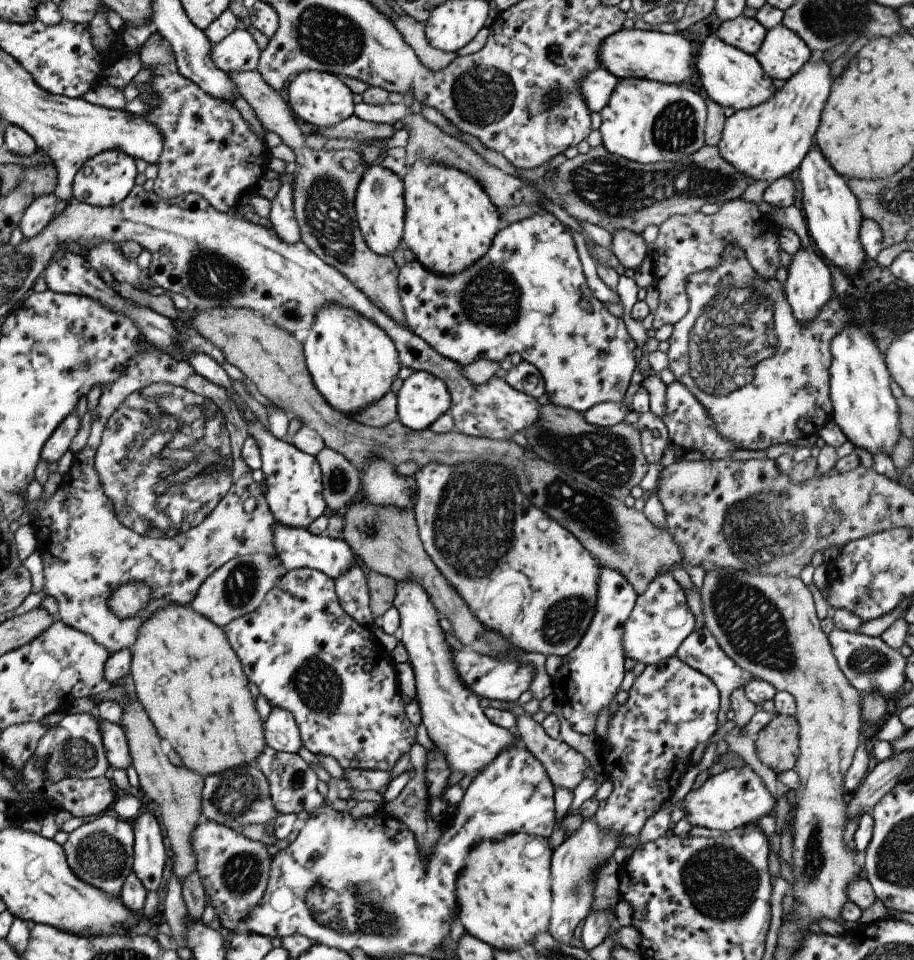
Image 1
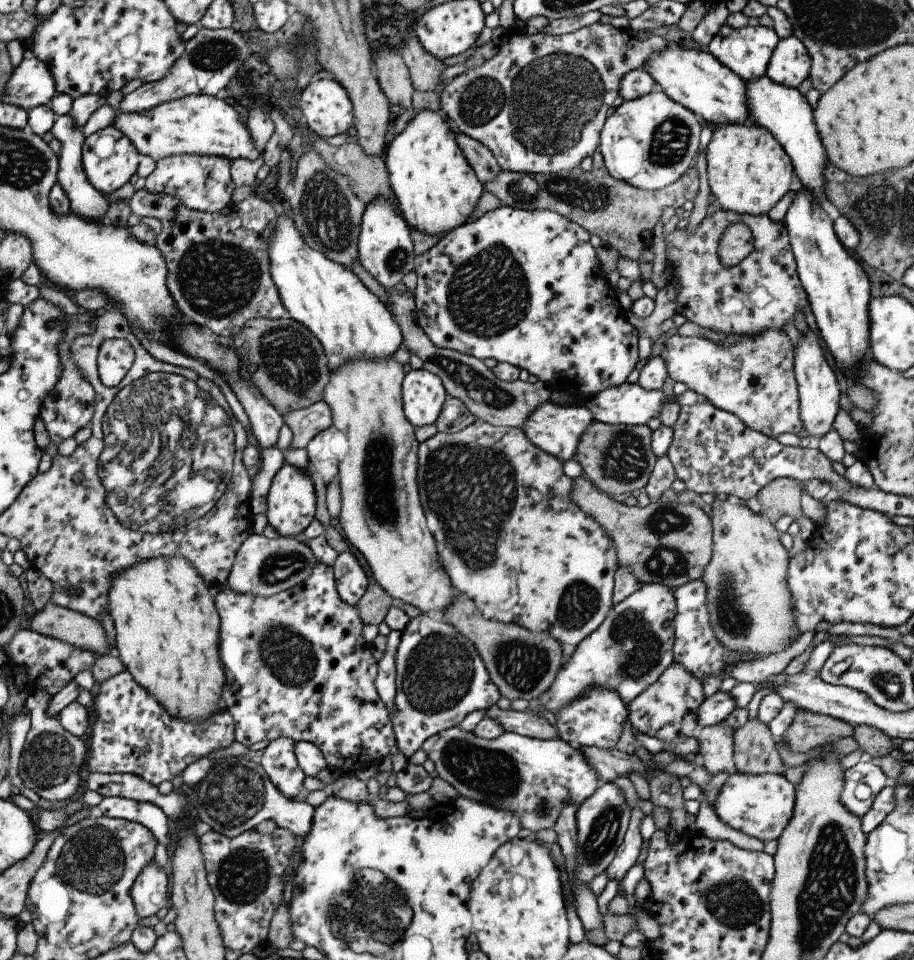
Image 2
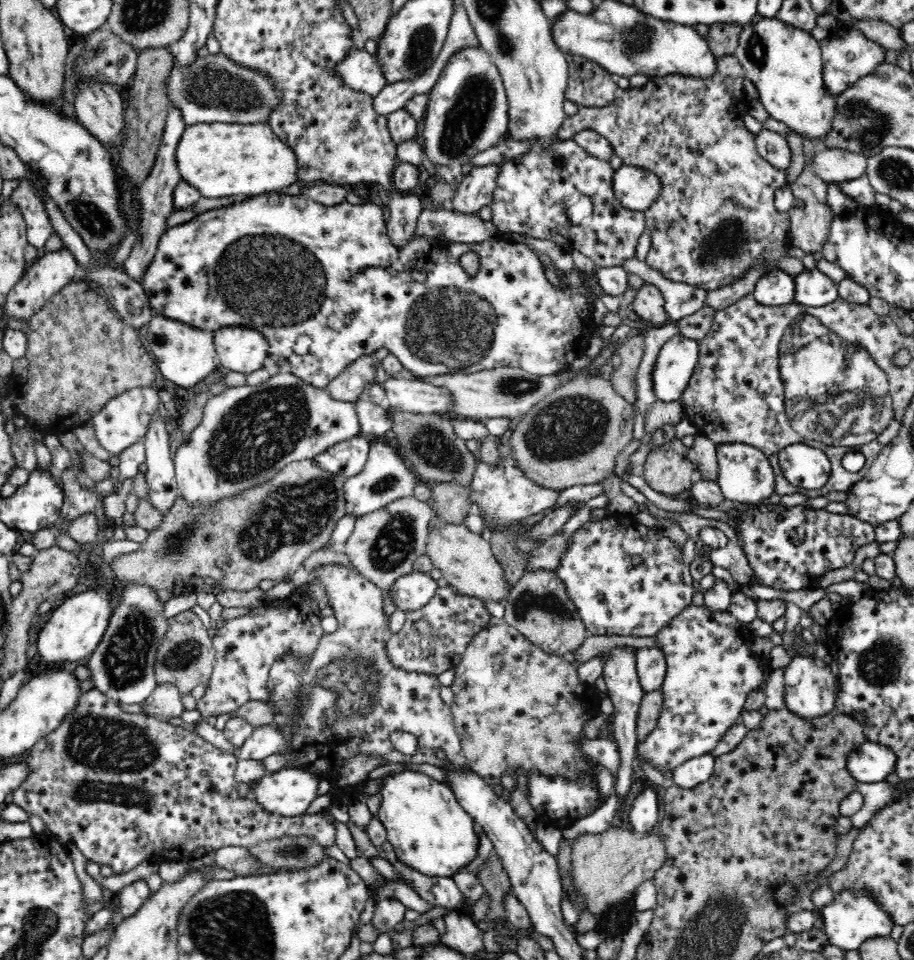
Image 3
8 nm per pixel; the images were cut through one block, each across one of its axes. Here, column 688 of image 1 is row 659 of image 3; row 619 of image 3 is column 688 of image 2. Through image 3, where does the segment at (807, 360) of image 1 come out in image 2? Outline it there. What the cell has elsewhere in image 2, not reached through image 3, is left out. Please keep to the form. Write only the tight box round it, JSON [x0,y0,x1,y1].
[662,328,802,438]

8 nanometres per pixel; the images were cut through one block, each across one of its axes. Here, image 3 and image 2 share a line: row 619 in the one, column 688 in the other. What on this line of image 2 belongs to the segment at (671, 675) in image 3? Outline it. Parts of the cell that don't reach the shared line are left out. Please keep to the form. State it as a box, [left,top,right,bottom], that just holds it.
[628,663,704,744]

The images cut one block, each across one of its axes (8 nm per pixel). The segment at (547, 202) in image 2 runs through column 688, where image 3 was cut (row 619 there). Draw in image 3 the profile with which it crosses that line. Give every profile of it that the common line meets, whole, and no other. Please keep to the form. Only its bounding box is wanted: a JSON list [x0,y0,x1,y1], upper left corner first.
[155,611,215,694]

